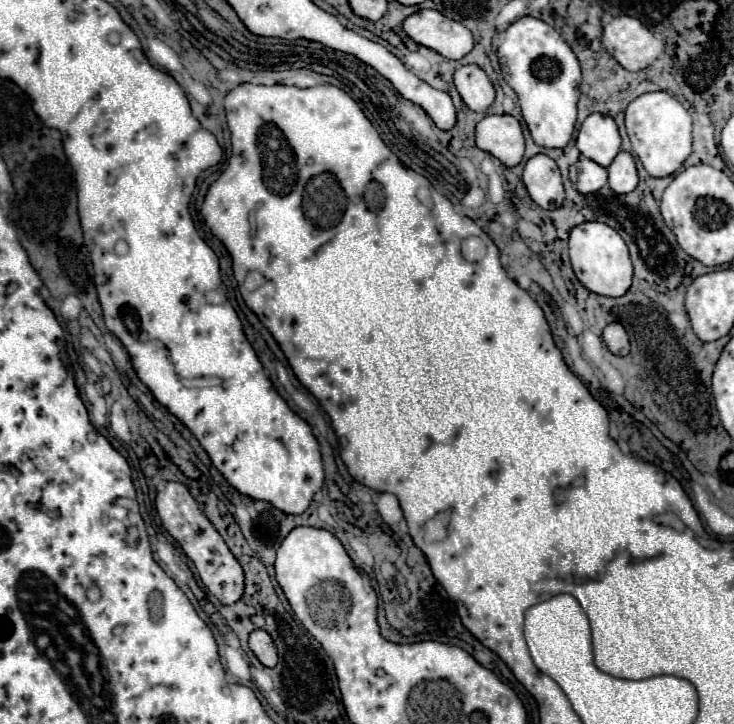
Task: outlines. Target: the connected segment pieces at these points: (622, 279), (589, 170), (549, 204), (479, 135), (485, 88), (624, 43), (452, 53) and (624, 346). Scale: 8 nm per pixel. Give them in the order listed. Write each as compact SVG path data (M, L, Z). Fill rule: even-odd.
M586 221L570 231L570 261L578 281L592 293L620 297L632 283L632 261L628 255L628 247L618 231L604 223Z
M580 155L580 159L570 167L570 179L578 193L588 195L608 183L608 171L592 159Z
M534 155L524 165L524 185L542 209L558 209L564 201L564 185L558 165L548 155Z
M486 115L476 127L476 145L514 167L524 157L524 135L512 115Z
M464 65L454 73L454 85L472 111L486 111L494 103L494 87L478 65Z
M614 17L602 35L606 51L628 71L642 71L664 51L662 37L654 35L636 17Z
M420 9L404 21L404 31L424 47L430 47L446 59L462 59L474 47L470 29L448 19L434 9Z
M610 323L610 325L606 325L602 337L604 337L608 349L610 349L614 355L628 355L628 351L630 351L628 333L626 333L626 329L624 329L620 323Z

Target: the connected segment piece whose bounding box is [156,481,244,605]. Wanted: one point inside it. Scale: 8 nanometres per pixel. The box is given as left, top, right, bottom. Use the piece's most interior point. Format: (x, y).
(223, 576)

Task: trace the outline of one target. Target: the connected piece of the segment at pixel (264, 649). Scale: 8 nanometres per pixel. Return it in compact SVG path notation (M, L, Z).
M252 631L250 633L250 649L260 659L262 665L274 667L278 663L278 653L272 643L272 637L266 631Z

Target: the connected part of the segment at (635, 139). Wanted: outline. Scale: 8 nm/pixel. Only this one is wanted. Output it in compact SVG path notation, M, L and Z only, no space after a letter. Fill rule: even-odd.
M666 91L646 93L634 99L626 109L626 129L634 153L652 177L674 175L692 151L692 117L682 103Z

